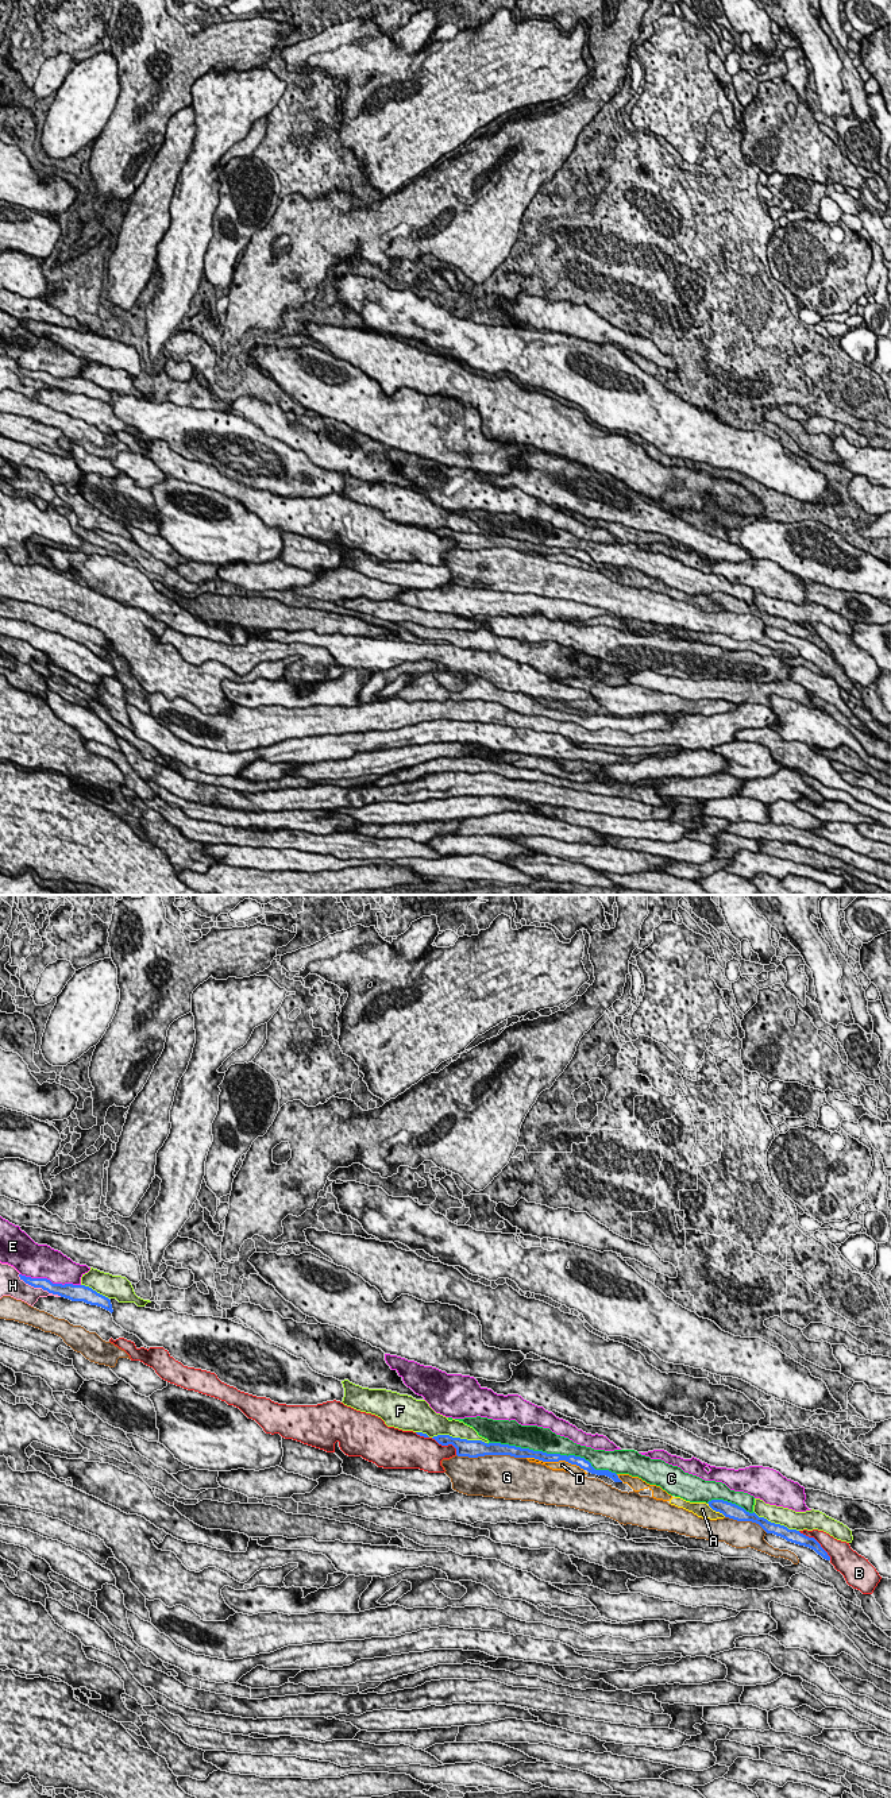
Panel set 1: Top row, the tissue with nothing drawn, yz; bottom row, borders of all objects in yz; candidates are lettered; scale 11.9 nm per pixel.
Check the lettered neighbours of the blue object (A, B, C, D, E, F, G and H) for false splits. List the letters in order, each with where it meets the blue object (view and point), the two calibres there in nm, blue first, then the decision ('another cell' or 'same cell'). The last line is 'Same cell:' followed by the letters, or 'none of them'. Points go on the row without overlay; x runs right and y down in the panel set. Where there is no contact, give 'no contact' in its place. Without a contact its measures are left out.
A: contact yz (716, 604); calibres 190 and 190 nm; another cell
B: contact yz (817, 635); calibres 140 and 220 nm; another cell
C: contact yz (551, 547); calibres 120 and 280 nm; another cell
D: contact yz (555, 554); calibres 120 and 130 nm; another cell
E: contact yz (49, 373); calibres 170 and 400 nm; another cell
F: contact yz (459, 531); calibres 220 and 220 nm; another cell
G: contact yz (492, 547); calibres 220 and 480 nm; another cell
H: contact yz (39, 379); calibres 140 and 220 nm; another cell
Same cell: none of them

